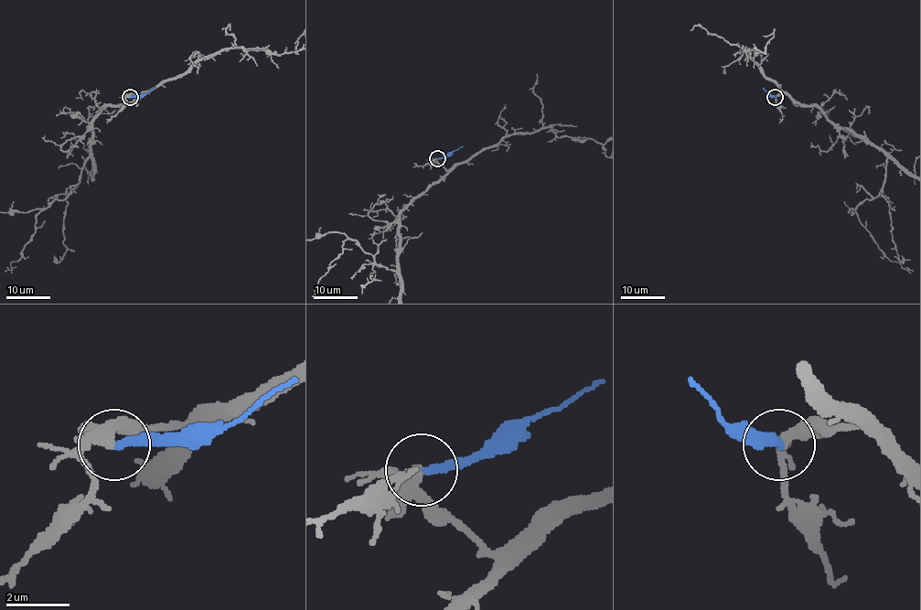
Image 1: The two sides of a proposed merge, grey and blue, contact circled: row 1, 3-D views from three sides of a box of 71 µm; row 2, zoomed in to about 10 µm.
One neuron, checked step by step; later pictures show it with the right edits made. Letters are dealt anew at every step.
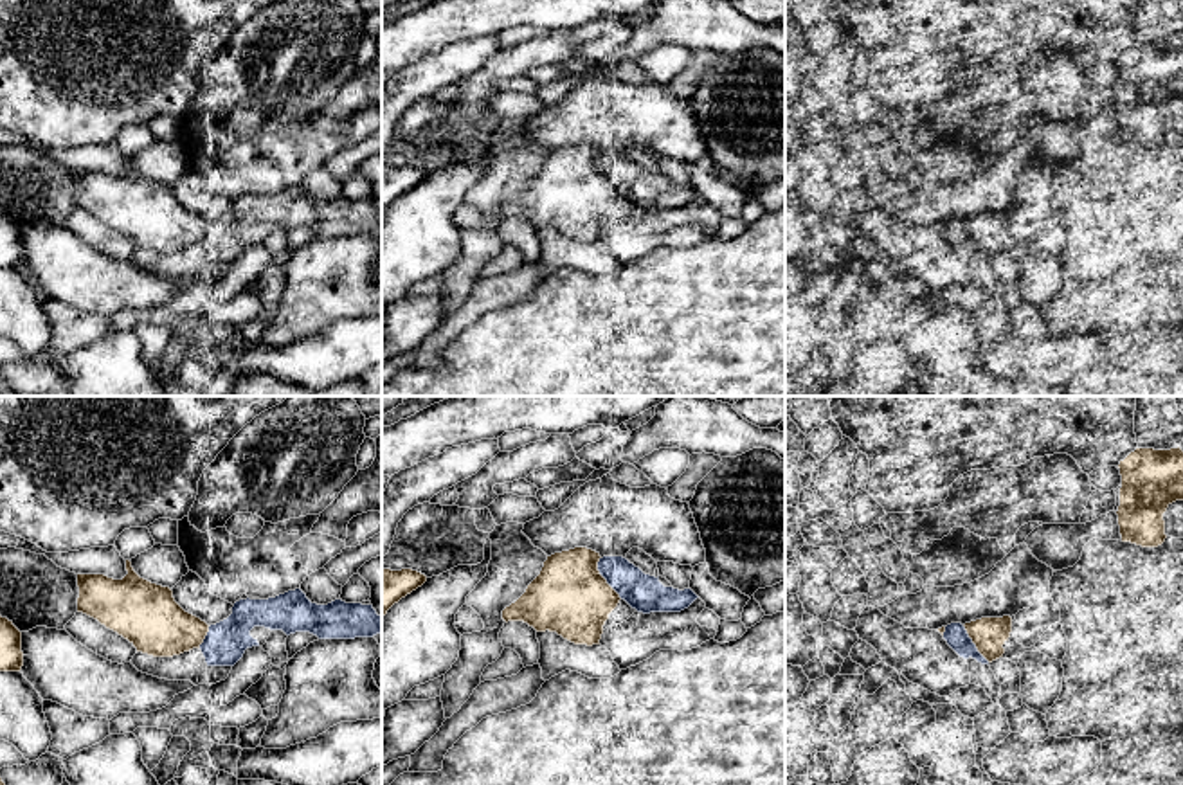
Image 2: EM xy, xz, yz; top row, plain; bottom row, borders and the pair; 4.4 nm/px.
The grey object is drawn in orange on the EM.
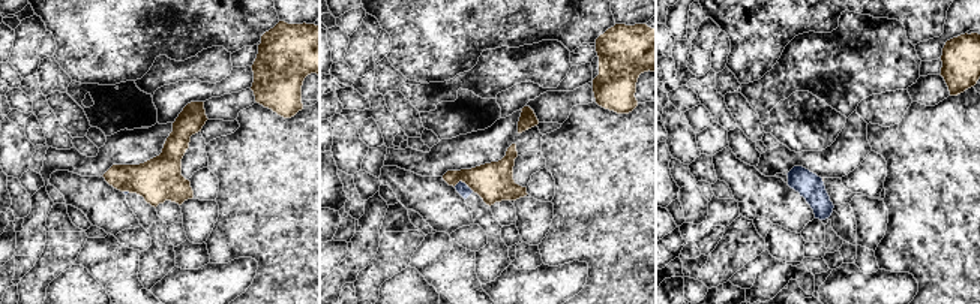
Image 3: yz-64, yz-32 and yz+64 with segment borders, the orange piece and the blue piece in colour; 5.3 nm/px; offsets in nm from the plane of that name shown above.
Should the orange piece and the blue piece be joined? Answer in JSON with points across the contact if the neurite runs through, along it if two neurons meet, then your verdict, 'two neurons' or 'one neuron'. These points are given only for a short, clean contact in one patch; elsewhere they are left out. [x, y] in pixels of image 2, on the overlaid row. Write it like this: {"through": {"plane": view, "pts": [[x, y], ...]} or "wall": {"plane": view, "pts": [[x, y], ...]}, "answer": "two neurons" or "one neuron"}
{"answer": "two neurons"}

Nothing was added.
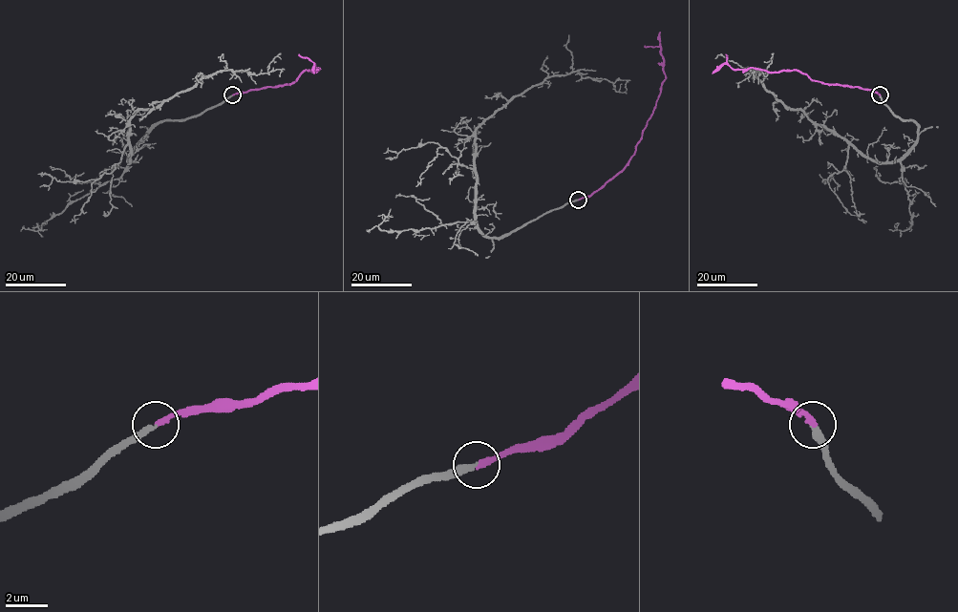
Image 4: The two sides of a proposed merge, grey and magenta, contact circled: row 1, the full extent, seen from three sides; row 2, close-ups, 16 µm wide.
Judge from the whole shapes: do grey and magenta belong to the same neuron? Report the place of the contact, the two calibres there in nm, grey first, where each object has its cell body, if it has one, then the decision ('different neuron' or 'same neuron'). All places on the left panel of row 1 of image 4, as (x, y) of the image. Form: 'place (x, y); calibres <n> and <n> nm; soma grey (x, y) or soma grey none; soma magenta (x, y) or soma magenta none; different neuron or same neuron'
place (232, 94); calibres 280 and 280 nm; soma grey none; soma magenta none; same neuron

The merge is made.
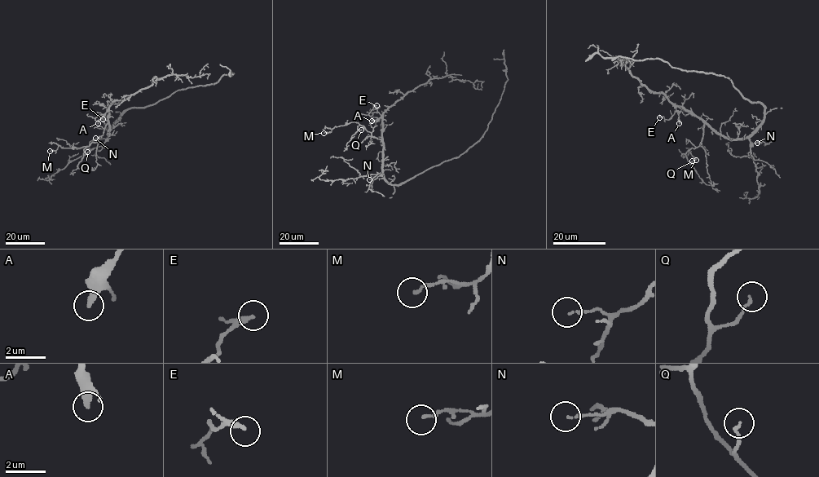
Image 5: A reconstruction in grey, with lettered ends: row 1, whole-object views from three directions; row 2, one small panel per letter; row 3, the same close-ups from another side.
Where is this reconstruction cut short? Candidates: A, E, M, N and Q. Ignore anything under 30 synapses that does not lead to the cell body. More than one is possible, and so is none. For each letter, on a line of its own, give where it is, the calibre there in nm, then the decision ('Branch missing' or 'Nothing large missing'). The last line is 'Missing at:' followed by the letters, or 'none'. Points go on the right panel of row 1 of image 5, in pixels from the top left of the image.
A: Place: (679, 123). Thickness 320 nm. Nothing large missing
E: Place: (659, 117). Thickness 280 nm. Nothing large missing
M: Place: (696, 160). Thickness 130 nm. Nothing large missing
N: Place: (757, 143). Thickness 110 nm. Nothing large missing
Q: Place: (692, 161). Thickness 130 nm. Nothing large missing
Missing at: none

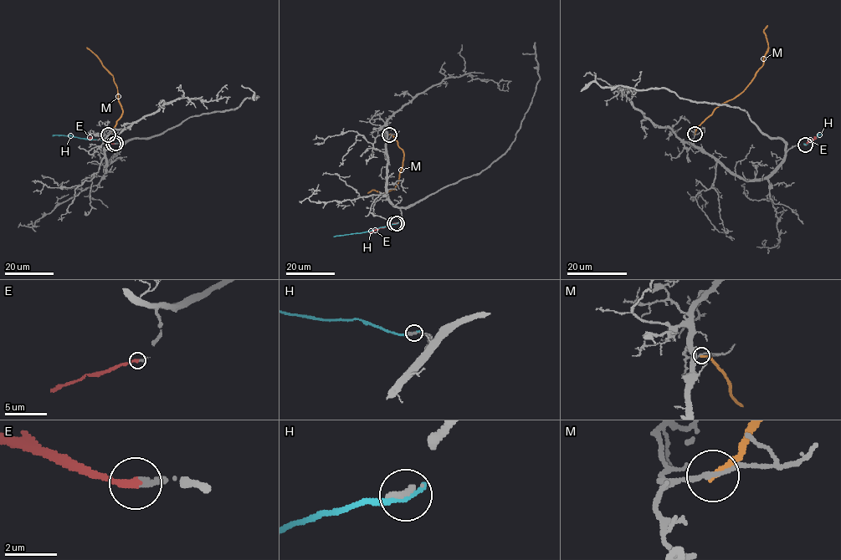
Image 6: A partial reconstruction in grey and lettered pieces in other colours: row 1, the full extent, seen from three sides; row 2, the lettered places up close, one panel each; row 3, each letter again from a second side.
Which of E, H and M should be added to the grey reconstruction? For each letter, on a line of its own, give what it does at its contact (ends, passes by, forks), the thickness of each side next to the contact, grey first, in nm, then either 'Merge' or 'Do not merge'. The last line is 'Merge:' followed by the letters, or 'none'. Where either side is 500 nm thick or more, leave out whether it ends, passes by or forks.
E: It ends there. Thickness 220 nm (grey) against 280 nm. Merge
H: It ends there. Thickness 240 nm (grey) against 240 nm. Do not merge
M: It ends there. Thickness 160 nm (grey) against 260 nm. Do not merge
Merge: E

